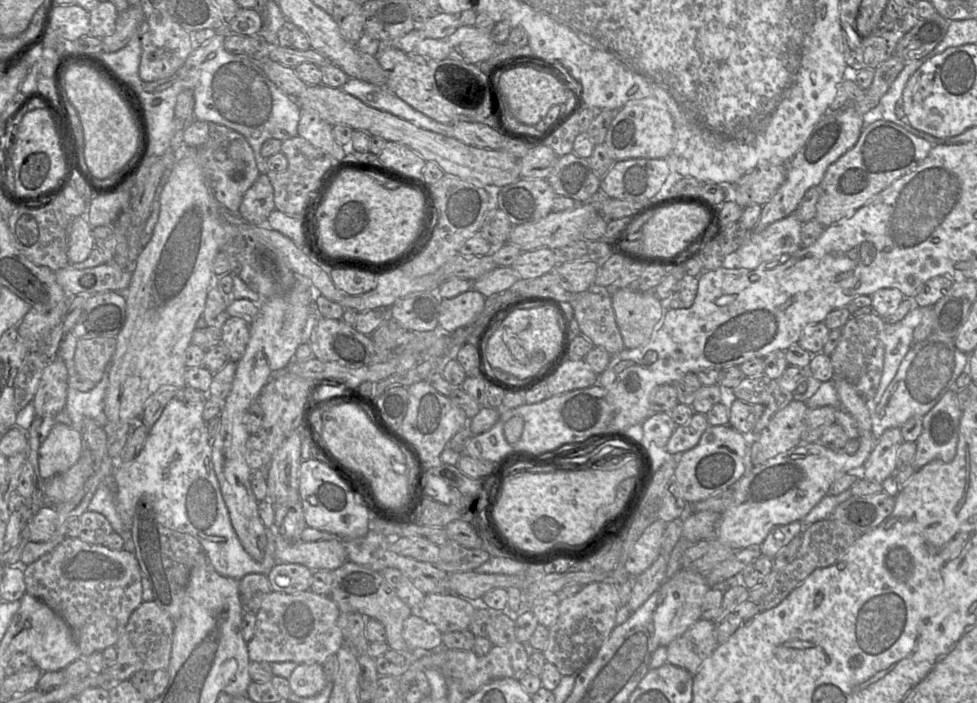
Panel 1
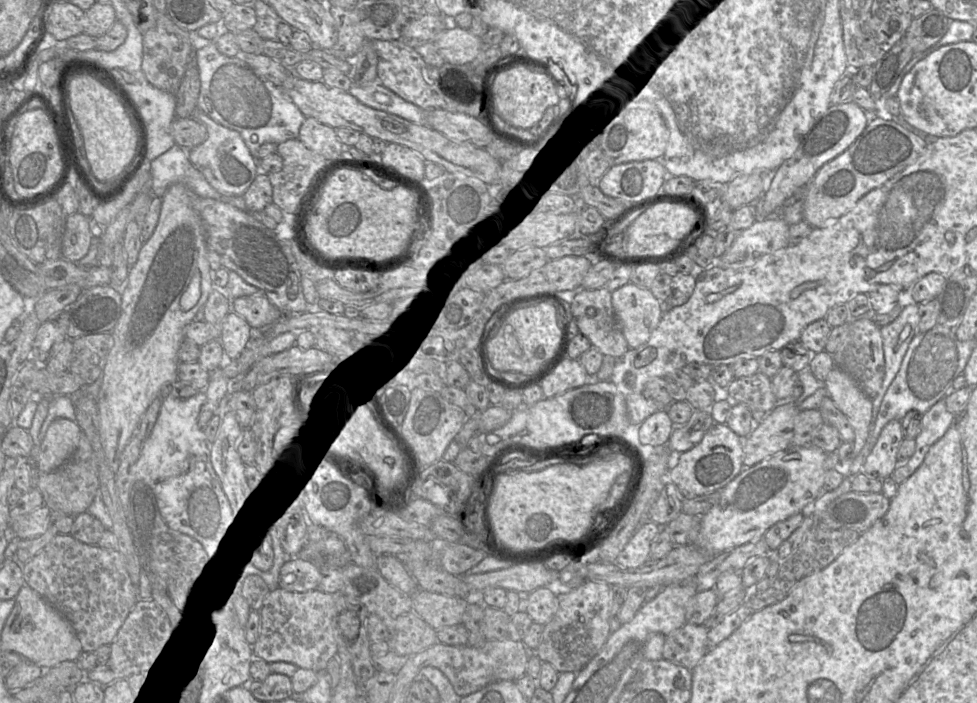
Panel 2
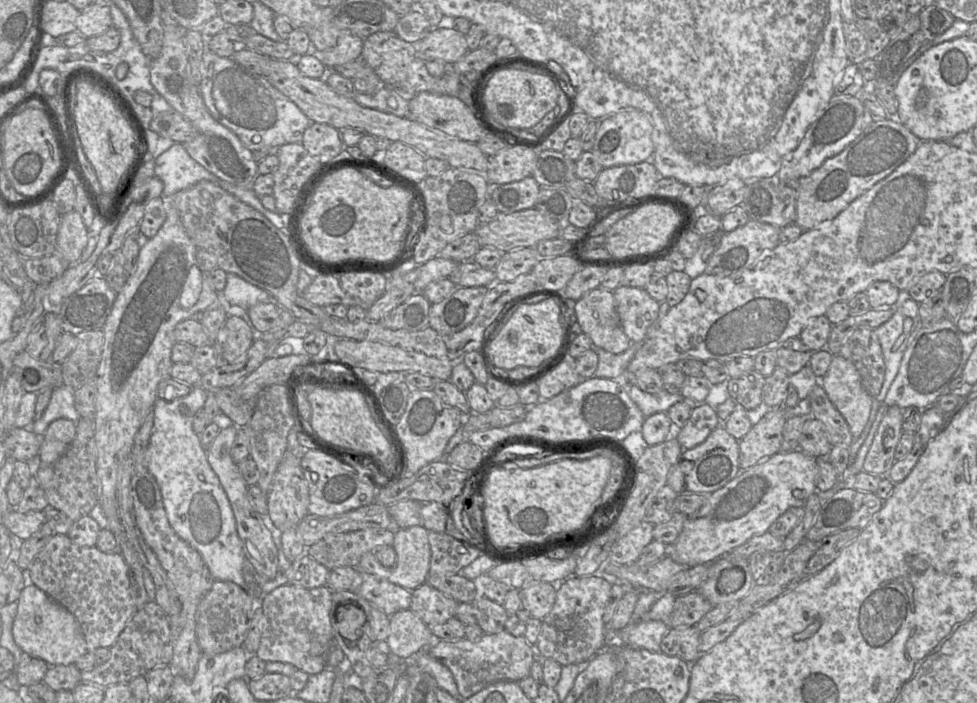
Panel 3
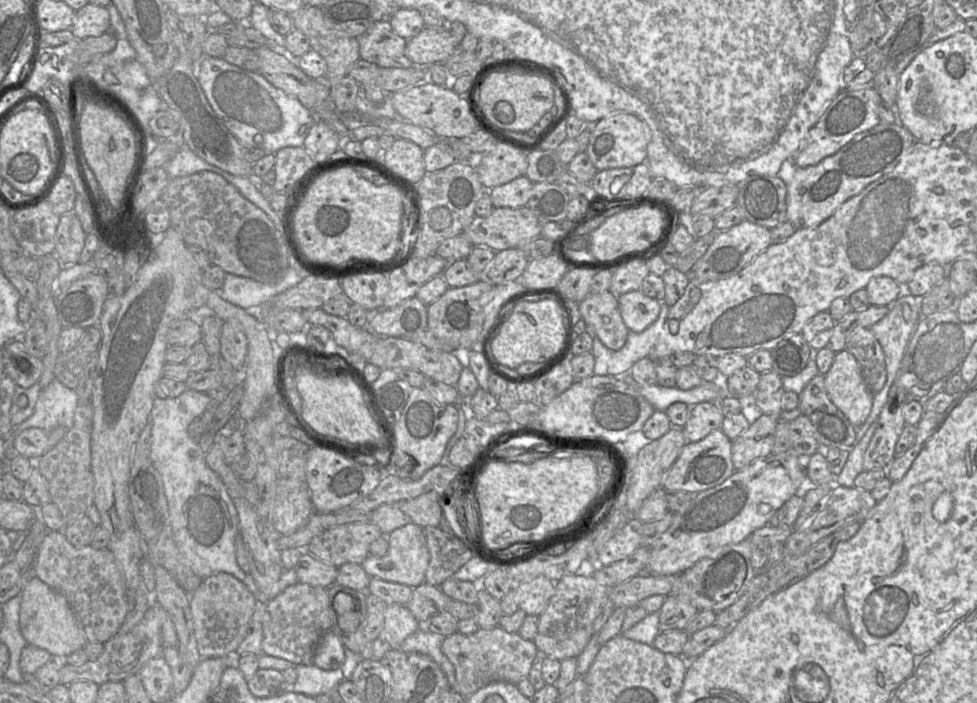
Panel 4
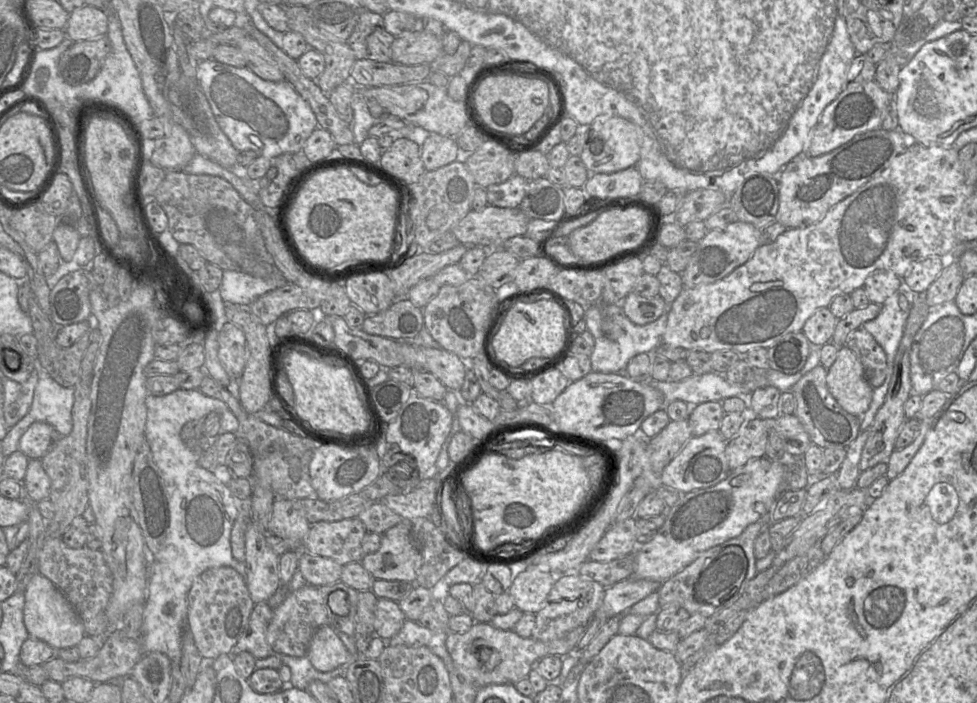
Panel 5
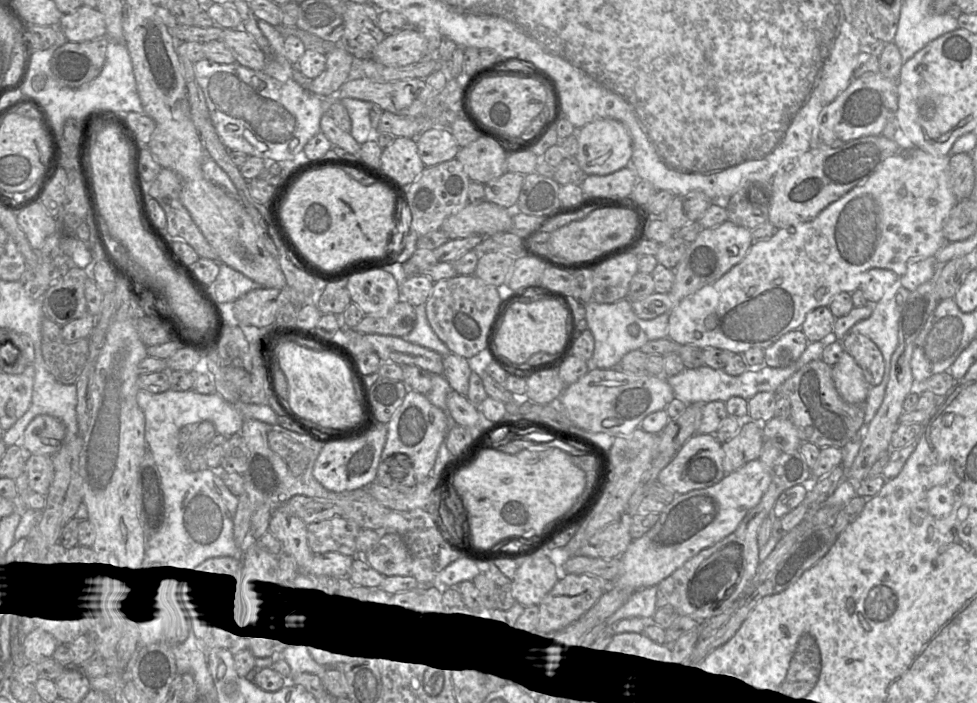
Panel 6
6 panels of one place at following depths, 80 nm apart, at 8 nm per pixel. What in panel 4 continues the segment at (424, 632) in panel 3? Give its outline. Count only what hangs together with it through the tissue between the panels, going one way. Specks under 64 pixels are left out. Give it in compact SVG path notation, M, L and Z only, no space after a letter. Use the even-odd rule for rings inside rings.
M397 603L386 605L384 617L384 628L379 637L393 649L399 649L408 636L423 627L406 605Z

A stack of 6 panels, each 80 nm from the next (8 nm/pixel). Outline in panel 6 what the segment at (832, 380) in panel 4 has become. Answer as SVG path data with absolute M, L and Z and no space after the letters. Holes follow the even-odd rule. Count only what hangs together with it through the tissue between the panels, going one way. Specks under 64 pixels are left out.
M842 352L839 361L832 366L832 377L838 393L847 403L866 402L870 386L850 354Z

